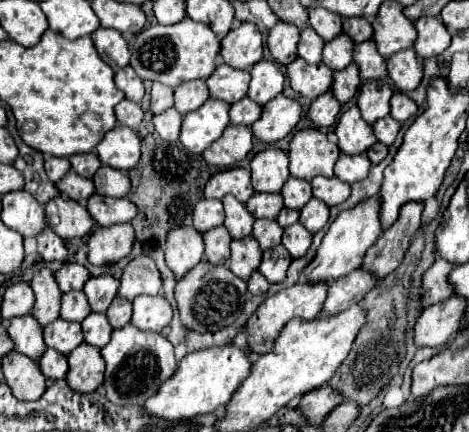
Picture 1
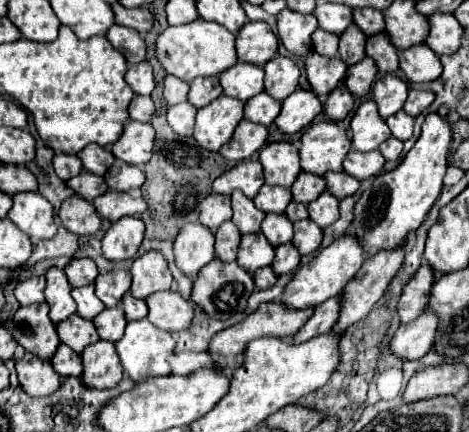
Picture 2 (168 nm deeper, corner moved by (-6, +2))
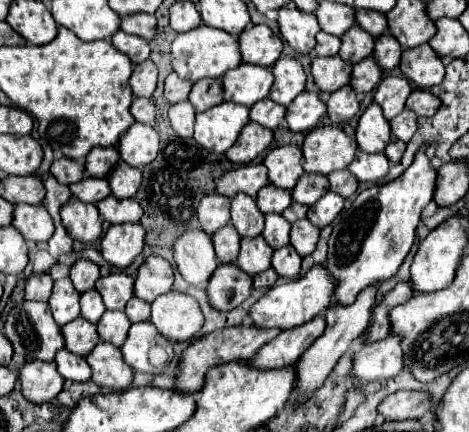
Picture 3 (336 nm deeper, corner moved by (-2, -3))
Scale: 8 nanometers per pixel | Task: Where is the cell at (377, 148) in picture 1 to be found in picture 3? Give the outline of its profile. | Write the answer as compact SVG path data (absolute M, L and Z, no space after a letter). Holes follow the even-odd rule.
M392 137L392 141L390 141L390 143L386 145L386 149L384 149L384 155L386 155L392 163L398 163L398 161L402 159L404 149L406 149L406 143L400 141L400 139L396 139L396 137Z

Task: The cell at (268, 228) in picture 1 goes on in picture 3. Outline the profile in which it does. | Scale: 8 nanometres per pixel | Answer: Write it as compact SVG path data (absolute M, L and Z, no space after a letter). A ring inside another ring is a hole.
M270 213L266 215L266 227L262 231L262 237L272 249L286 247L290 243L290 223L286 223L282 215Z

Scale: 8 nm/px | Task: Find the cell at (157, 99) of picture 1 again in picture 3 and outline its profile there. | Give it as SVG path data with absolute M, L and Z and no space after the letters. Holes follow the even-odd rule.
M170 73L170 75L166 77L164 97L174 105L174 103L178 103L178 101L186 101L190 89L192 89L192 83L190 83L190 81L184 81L184 79L180 79L178 75Z

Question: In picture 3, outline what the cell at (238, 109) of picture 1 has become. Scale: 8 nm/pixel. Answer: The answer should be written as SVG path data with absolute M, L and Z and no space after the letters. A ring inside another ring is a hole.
M262 99L258 103L254 103L250 107L250 121L268 127L268 129L276 129L280 125L280 119L286 115L286 107L270 101L270 99Z

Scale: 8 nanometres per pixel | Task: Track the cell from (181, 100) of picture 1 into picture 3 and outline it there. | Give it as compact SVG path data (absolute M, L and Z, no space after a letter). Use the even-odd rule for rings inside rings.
M200 79L192 85L190 91L190 103L196 111L206 111L208 107L214 107L222 103L222 81L220 79Z

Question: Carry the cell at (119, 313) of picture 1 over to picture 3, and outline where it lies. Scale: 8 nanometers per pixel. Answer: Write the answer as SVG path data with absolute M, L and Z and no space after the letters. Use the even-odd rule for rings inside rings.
M132 297L126 305L126 315L132 323L138 323L138 321L148 321L150 319L150 305L142 299L136 299Z

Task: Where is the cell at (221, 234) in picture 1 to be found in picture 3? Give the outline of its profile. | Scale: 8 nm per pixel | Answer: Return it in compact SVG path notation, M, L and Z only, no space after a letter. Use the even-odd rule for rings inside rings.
M228 223L226 227L222 227L220 231L216 231L212 235L214 247L216 247L216 255L220 259L220 263L234 263L238 257L238 249L240 249L240 235L234 231L234 227Z

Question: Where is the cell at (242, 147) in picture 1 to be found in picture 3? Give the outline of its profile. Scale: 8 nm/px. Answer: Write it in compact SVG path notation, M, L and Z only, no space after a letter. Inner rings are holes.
M250 121L242 129L242 135L238 135L234 147L226 151L226 157L238 165L252 163L260 153L264 153L270 147L270 143L272 143L272 131Z

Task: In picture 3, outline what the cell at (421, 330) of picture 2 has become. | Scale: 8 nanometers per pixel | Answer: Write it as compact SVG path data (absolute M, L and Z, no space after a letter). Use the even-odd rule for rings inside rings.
M388 335L382 341L374 341L364 345L354 355L352 373L362 381L378 381L390 379L404 369L404 355L402 355L402 335Z

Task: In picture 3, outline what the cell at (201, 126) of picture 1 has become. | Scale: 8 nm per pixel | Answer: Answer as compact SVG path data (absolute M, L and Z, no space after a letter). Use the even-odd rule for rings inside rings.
M224 101L208 111L196 113L194 139L198 145L212 153L224 153L234 145L242 127L250 121L248 107Z

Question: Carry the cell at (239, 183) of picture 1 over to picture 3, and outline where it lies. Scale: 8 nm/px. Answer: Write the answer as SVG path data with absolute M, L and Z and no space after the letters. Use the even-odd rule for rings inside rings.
M250 163L250 165L242 165L238 169L232 169L228 173L224 173L218 179L216 185L216 193L224 195L232 199L236 193L246 193L250 197L256 197L256 193L268 185L268 177L266 177L266 167L262 163Z

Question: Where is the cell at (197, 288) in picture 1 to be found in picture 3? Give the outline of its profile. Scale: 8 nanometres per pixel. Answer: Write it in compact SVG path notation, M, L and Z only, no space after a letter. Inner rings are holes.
M228 263L216 267L208 281L206 295L210 307L216 311L232 311L250 297L250 289L252 277L246 275L236 263Z

